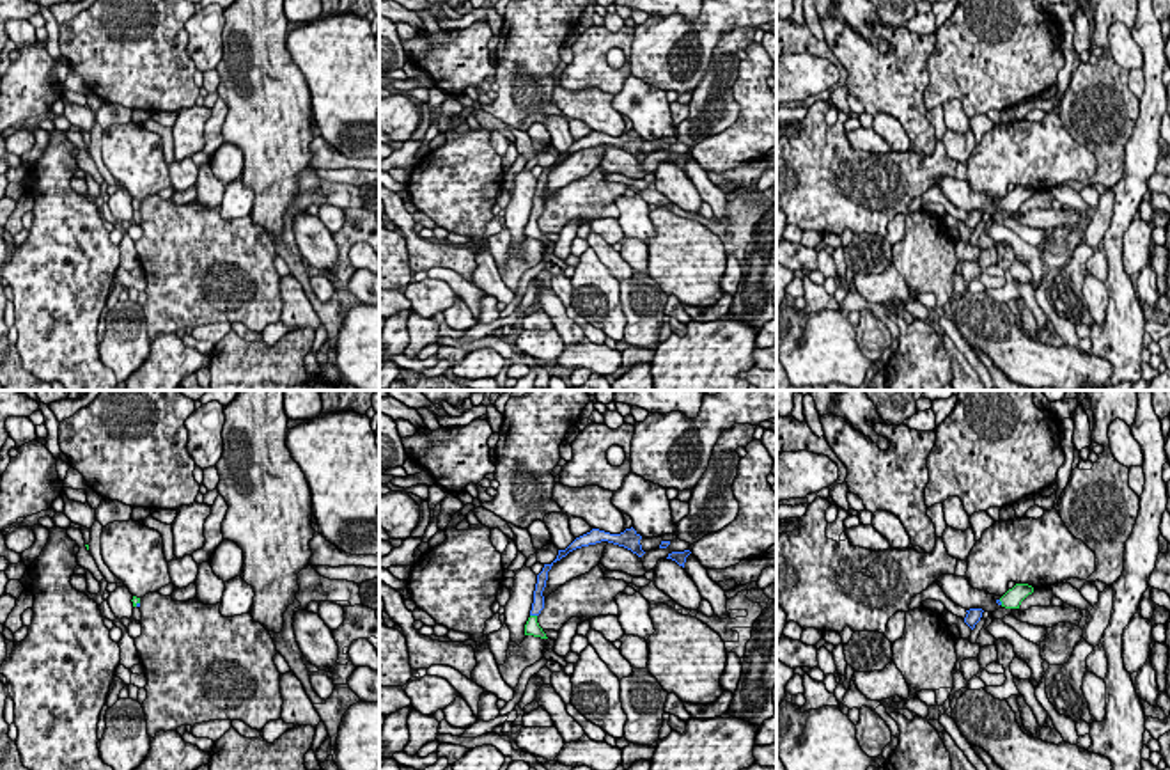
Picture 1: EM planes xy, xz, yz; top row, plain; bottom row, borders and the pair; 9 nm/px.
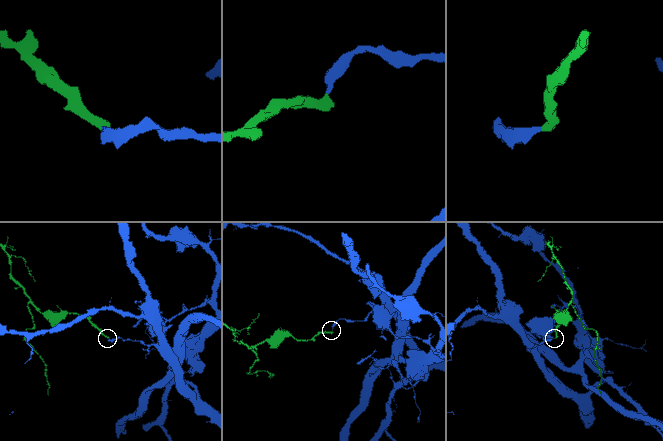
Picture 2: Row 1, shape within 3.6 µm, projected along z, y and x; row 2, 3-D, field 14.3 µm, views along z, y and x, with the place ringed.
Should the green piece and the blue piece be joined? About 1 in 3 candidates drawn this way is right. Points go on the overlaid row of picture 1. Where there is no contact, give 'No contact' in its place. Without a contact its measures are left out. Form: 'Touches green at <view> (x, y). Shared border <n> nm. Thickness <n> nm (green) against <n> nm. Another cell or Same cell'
Touches green at xz (534, 616). Shared border 70 nm. Thickness 130 nm (green) against 120 nm. Same cell

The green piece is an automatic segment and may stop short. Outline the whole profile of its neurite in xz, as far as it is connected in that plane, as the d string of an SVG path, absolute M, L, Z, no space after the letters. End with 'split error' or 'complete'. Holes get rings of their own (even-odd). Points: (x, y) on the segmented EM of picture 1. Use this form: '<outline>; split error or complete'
M553 562L544 564L542 571L537 575L537 584L535 584L535 591L534 591L534 603L532 603L530 617L528 617L526 625L525 625L525 635L548 639L546 633L542 632L542 628L537 623L537 616L544 609L542 591L546 587L548 571L551 570L551 566L553 566Z; split error

